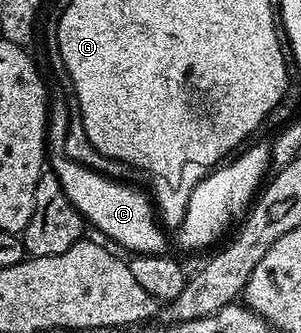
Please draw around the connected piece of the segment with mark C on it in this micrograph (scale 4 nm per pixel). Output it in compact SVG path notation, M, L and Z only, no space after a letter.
M64 100L53 101L48 111L48 132L46 135L46 150L50 158L50 170L58 176L58 180L62 184L62 188L66 192L66 196L70 198L70 204L74 204L74 208L78 208L78 212L84 218L85 223L89 227L92 226L96 230L101 230L105 234L103 237L107 239L109 243L117 242L121 246L121 251L129 250L129 255L135 256L137 254L163 254L170 246L170 238L166 233L165 227L157 219L157 215L154 213L153 203L150 201L149 195L143 190L131 190L128 184L123 181L117 181L114 178L108 178L104 174L100 174L98 171L91 170L88 167L84 167L80 163L75 163L74 160L68 159L63 152L63 145L66 139L66 130L68 122L68 108Z

